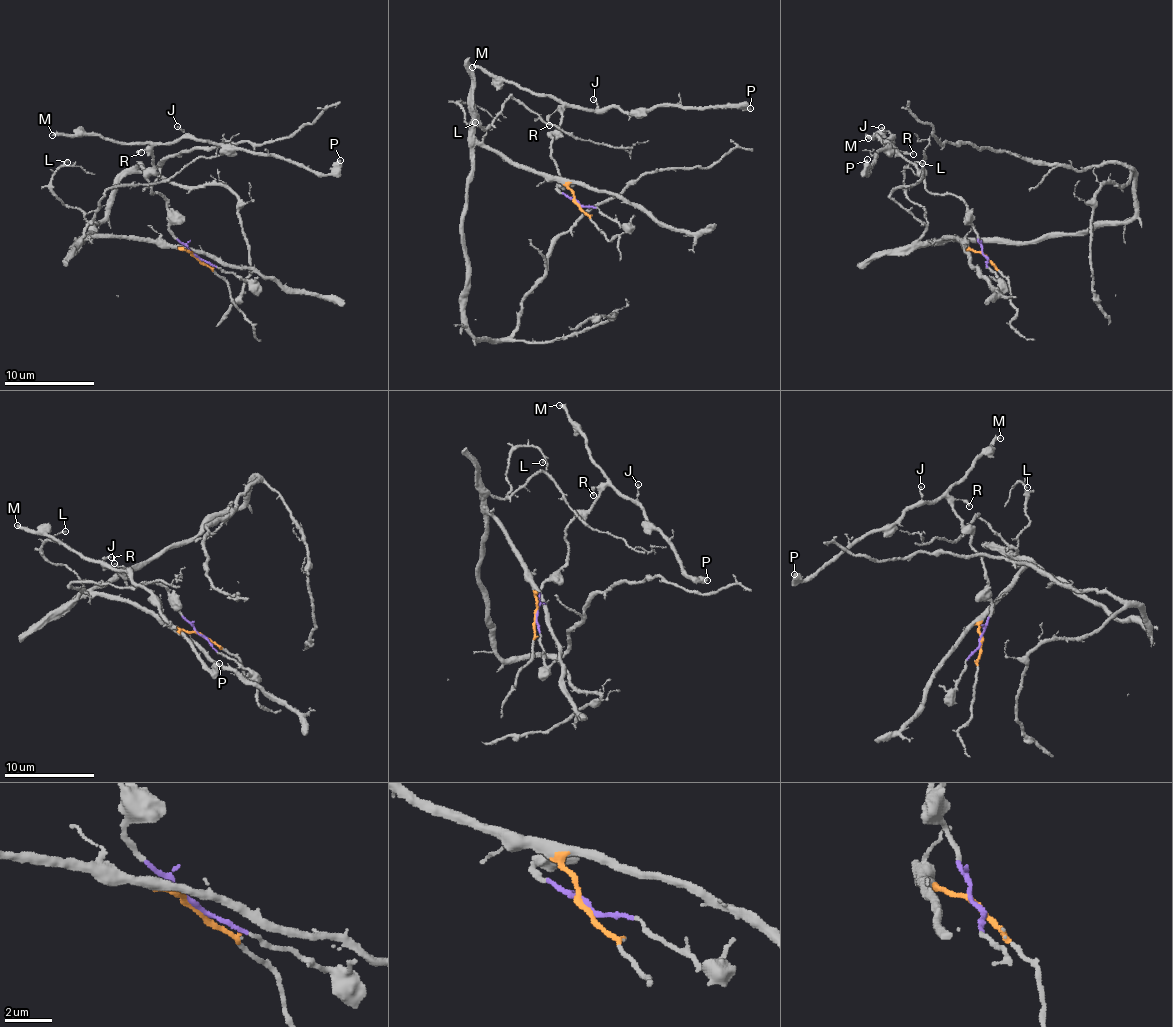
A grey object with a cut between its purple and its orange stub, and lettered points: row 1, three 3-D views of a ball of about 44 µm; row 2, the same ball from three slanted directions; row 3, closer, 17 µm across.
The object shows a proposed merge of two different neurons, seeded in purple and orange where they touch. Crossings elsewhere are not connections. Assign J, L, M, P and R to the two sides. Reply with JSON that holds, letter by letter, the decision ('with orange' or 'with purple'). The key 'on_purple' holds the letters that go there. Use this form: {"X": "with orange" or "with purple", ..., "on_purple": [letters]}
{"J": "with purple", "L": "with orange", "M": "with purple", "P": "with purple", "R": "with purple", "on_purple": ["J", "M", "P", "R"]}

